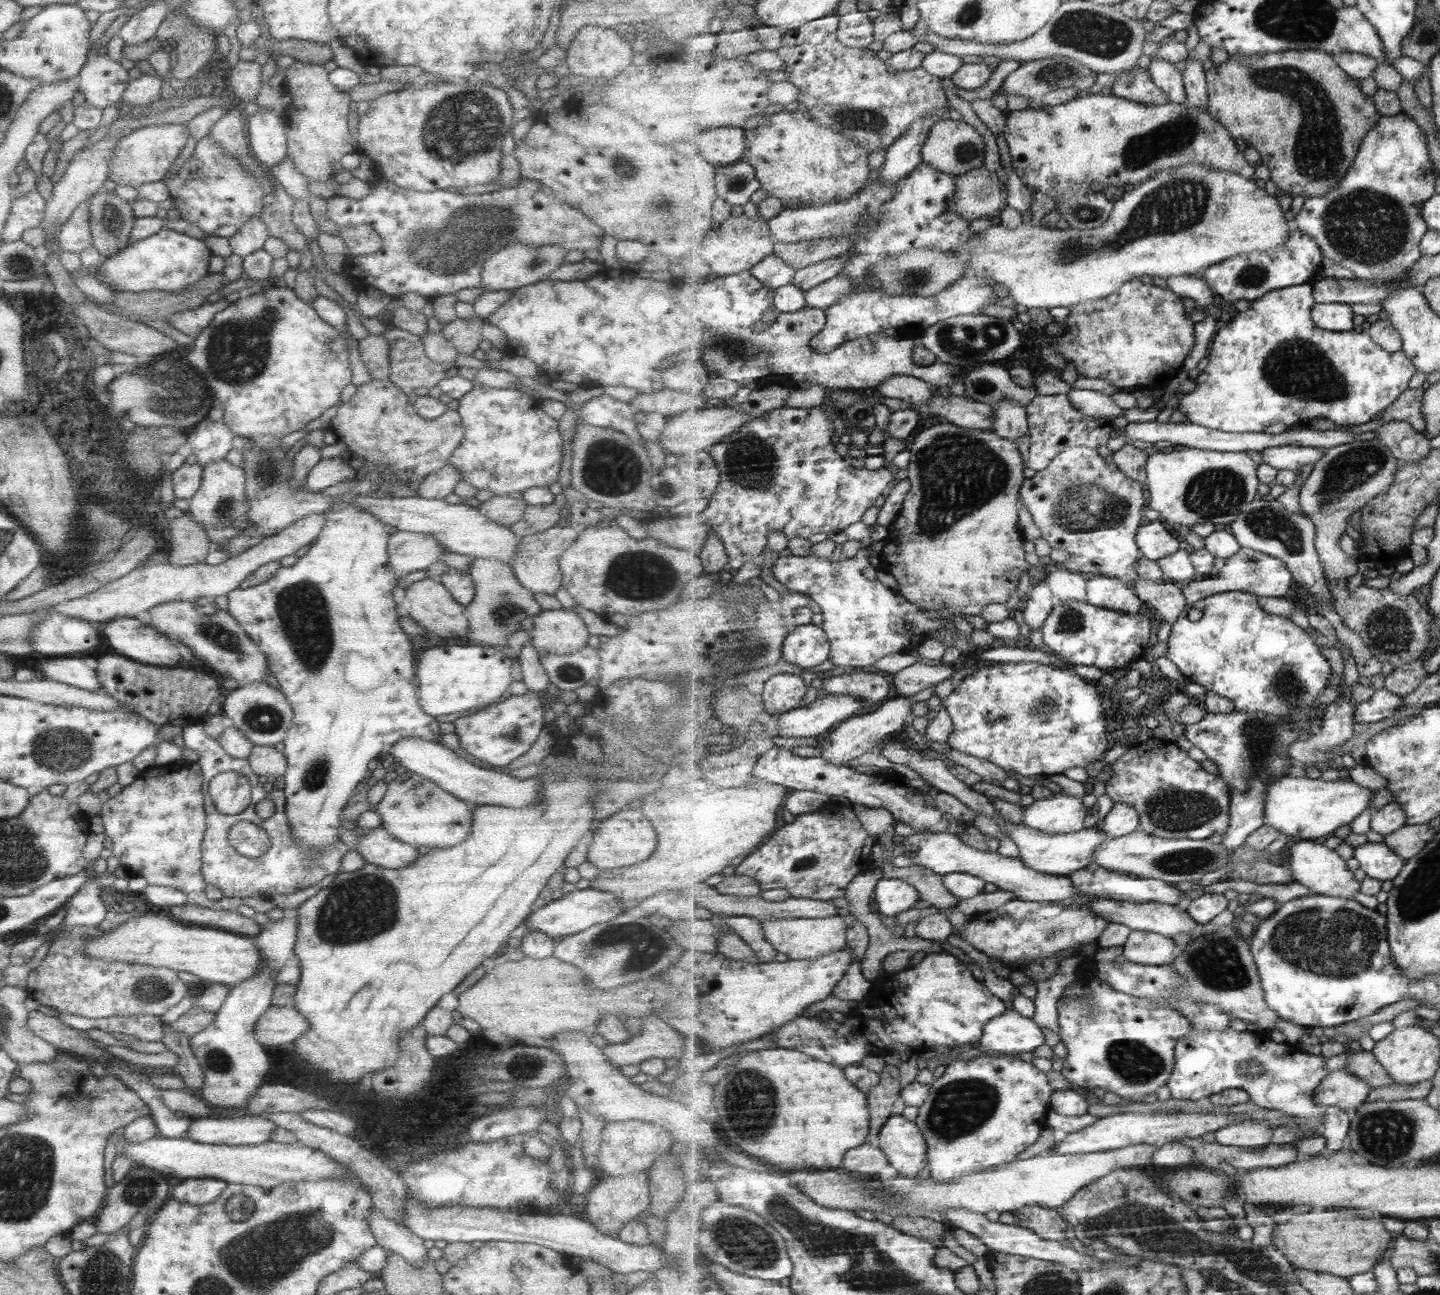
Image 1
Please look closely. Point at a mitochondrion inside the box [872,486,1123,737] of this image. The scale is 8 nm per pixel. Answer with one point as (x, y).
(1070, 622)

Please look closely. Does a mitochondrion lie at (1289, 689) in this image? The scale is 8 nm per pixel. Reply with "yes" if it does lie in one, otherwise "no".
yes

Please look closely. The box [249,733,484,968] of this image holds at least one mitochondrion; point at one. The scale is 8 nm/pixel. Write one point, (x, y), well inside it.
(358, 909)

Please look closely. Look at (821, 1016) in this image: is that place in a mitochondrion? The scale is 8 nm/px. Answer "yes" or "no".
no

